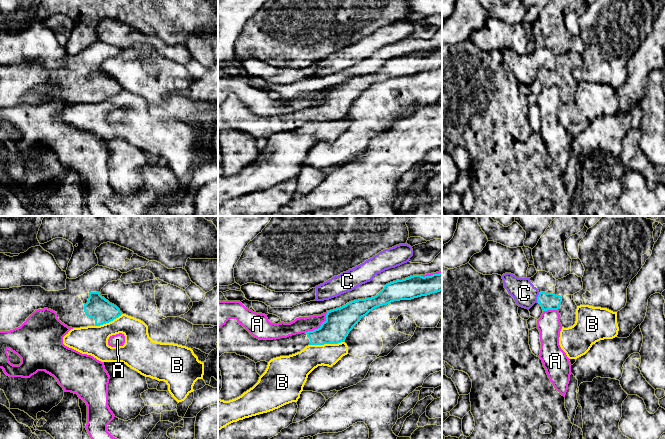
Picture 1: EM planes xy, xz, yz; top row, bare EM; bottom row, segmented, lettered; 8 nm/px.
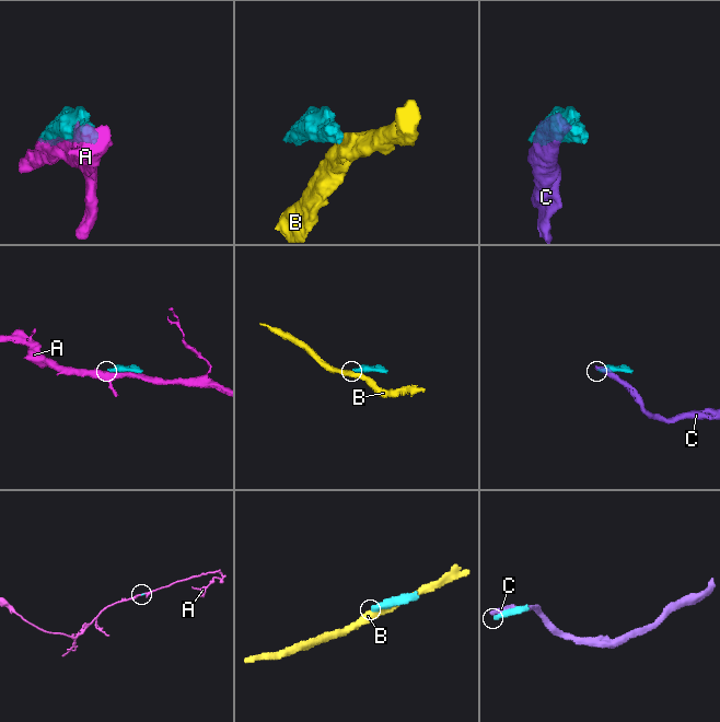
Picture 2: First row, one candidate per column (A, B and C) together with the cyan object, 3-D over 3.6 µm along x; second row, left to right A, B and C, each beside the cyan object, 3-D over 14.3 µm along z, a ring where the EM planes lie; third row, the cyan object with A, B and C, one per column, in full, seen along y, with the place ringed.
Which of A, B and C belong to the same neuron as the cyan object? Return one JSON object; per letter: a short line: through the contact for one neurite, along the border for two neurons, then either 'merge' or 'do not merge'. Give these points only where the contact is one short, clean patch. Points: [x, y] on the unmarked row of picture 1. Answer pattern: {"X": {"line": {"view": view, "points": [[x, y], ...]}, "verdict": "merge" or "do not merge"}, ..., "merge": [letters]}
{"A": {"verdict": "do not merge"}, "B": {"line": {"view": "xz", "points": [[343, 117], [310, 121]]}, "verdict": "do not merge"}, "C": {"verdict": "do not merge"}, "merge": []}

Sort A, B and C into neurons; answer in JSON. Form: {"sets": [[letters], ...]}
{"sets": [["A"], ["B"], ["C"]]}

